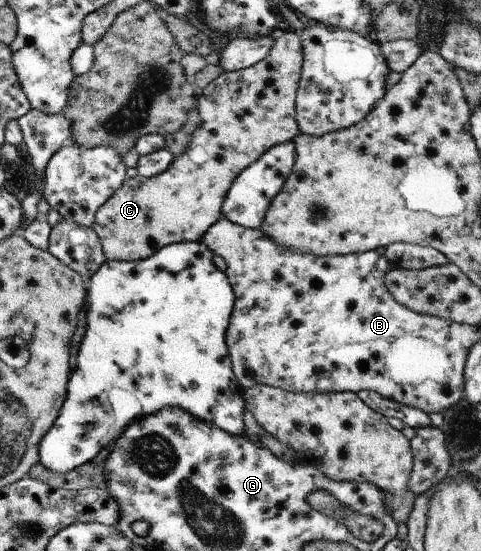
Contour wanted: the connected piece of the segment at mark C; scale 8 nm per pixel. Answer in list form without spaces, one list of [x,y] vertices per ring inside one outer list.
[[[284,29],[281,33],[277,34],[274,45],[263,60],[257,62],[256,65],[241,69],[240,71],[224,72],[202,89],[200,106],[197,110],[198,116],[201,117],[202,121],[199,128],[195,130],[193,134],[188,150],[181,156],[175,157],[170,168],[157,177],[144,177],[139,174],[135,177],[127,177],[123,186],[119,190],[116,190],[115,194],[103,206],[100,206],[99,210],[96,212],[96,219],[92,224],[92,229],[96,230],[96,233],[101,238],[101,242],[103,242],[103,251],[107,256],[107,260],[136,261],[150,257],[159,249],[163,249],[164,246],[173,243],[180,243],[183,241],[201,242],[204,234],[208,232],[209,228],[223,218],[224,200],[228,194],[229,187],[233,184],[234,178],[237,178],[237,175],[242,170],[245,170],[250,164],[253,164],[272,146],[294,140],[294,138],[300,134],[298,122],[296,121],[296,96],[299,81],[301,80],[302,64],[304,61],[303,55],[303,45],[301,44],[299,33]]]

